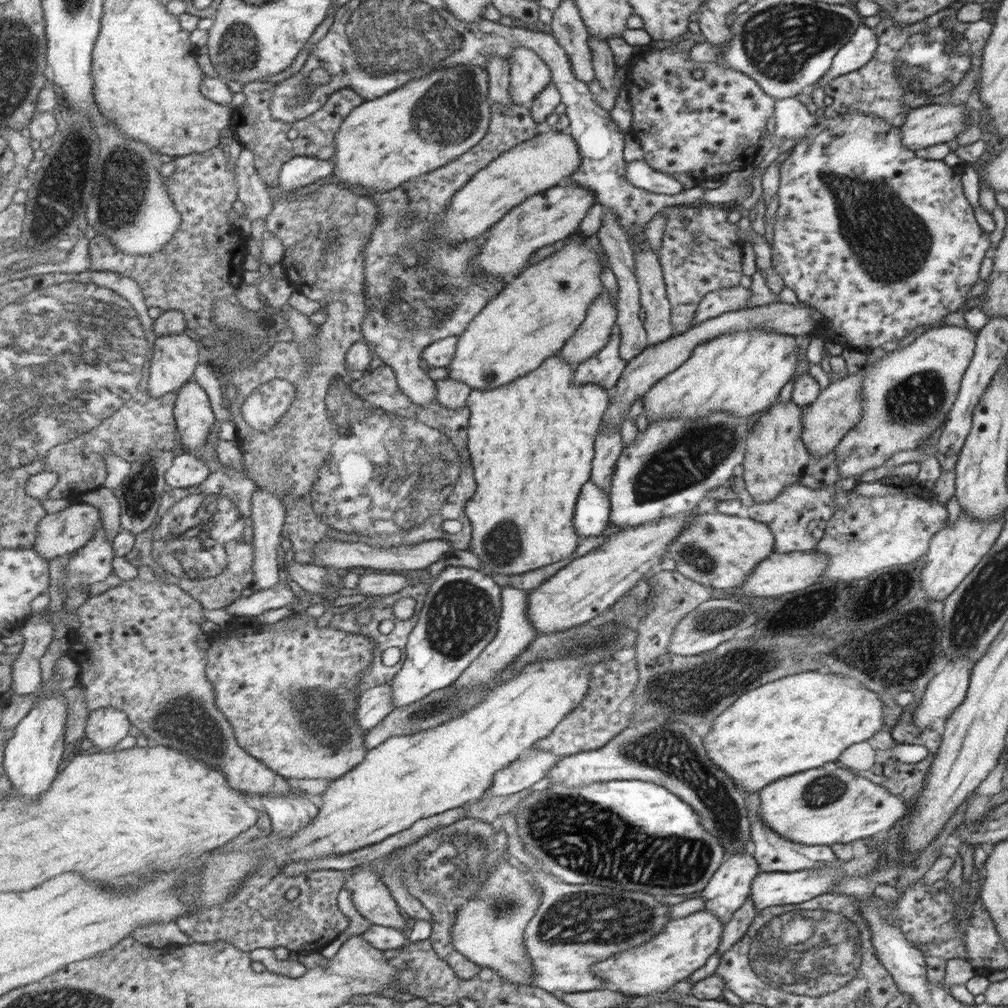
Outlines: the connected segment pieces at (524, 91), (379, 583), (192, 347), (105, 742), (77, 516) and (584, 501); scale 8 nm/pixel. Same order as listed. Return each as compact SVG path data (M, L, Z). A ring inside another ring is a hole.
M519 48L508 62L511 64L510 97L517 105L532 104L552 82L552 69L531 48Z
M366 573L359 576L354 589L365 596L392 596L405 590L408 580L401 574Z
M184 332L156 339L150 368L148 392L150 397L161 397L179 391L195 374L199 364L199 344Z
M113 706L90 711L85 737L92 741L93 748L115 748L127 732L131 732L132 721L127 713Z
M81 502L71 504L61 512L47 514L42 518L38 524L38 536L33 542L32 549L37 550L48 561L57 556L63 556L63 554L73 554L93 539L93 536L98 533L98 528L102 528L101 524L103 522L101 522L99 508Z
M590 479L582 488L582 494L576 504L577 516L574 525L581 537L599 537L608 530L610 502L605 491Z

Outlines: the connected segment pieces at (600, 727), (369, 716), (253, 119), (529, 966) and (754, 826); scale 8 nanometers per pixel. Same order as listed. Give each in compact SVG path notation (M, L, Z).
M609 658L595 665L592 670L593 680L585 700L565 716L549 736L537 741L533 749L549 750L556 756L564 757L603 748L605 743L623 731L632 719L630 712L619 711L619 704L623 700L630 699L631 693L638 684L637 662L637 659L631 659L628 663L621 665Z
M391 683L367 689L360 694L358 701L358 721L361 728L367 733L395 709L396 704Z
M251 82L243 86L246 95L244 103L234 113L230 129L234 137L239 138L239 126L271 124L271 109L276 82Z
M510 858L499 859L498 865L490 871L489 878L485 880L485 885L481 885L481 892L477 893L477 897L473 897L473 900L469 900L467 905L459 908L457 923L452 930L453 946L467 959L482 967L492 968L511 984L517 986L531 985L534 982L536 968L529 958L529 954L527 954L524 936L526 928L543 904L543 898L542 890L535 888L530 873L523 866Z
M755 791L747 792L749 804L746 804L747 817L751 825L751 843L753 858L759 866L760 872L795 872L798 870L821 868L837 860L837 856L833 854L830 846L827 845L804 845L797 841L790 841L781 835L778 835L773 828L769 828L758 815L760 810L760 797Z

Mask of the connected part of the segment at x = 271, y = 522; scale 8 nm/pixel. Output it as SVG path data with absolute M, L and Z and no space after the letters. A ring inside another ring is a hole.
M258 488L251 498L251 520L253 520L254 582L253 592L273 588L279 584L279 547L284 538L282 532L286 523L286 504L269 489Z

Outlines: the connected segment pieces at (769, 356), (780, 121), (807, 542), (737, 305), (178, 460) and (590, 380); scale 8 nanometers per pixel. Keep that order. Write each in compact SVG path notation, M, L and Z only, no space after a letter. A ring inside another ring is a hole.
M736 330L696 346L685 362L660 378L643 395L645 419L701 419L709 413L751 417L768 409L781 387L791 378L796 365L798 341L795 335L774 330Z
M795 97L778 99L771 134L783 138L802 137L817 126L817 117L805 109Z
M799 483L785 487L775 499L766 503L754 503L745 508L744 515L768 525L775 538L773 552L815 550L815 545L823 537L826 522L834 512L836 494L839 488L834 484L813 490Z
M740 285L708 292L700 300L699 307L694 314L694 322L689 327L723 312L743 309L751 294L751 289L745 289Z
M180 454L175 457L173 465L166 474L169 488L191 488L199 486L211 476L206 460L193 454Z
M614 324L605 348L576 367L574 383L576 385L598 384L604 389L614 386L626 365L626 361L621 360L618 355L619 341L620 330Z

